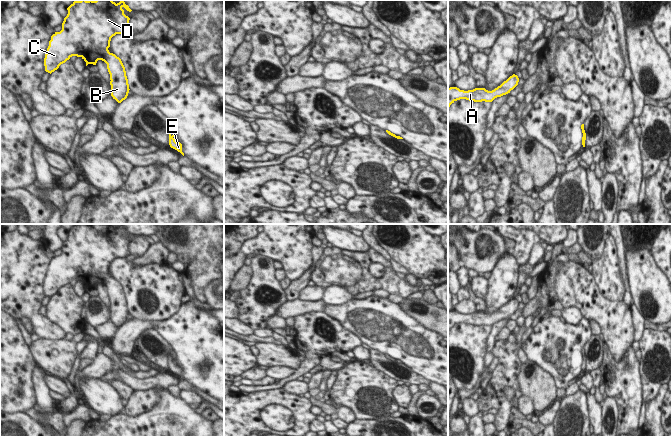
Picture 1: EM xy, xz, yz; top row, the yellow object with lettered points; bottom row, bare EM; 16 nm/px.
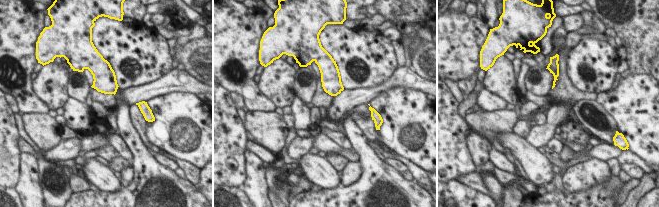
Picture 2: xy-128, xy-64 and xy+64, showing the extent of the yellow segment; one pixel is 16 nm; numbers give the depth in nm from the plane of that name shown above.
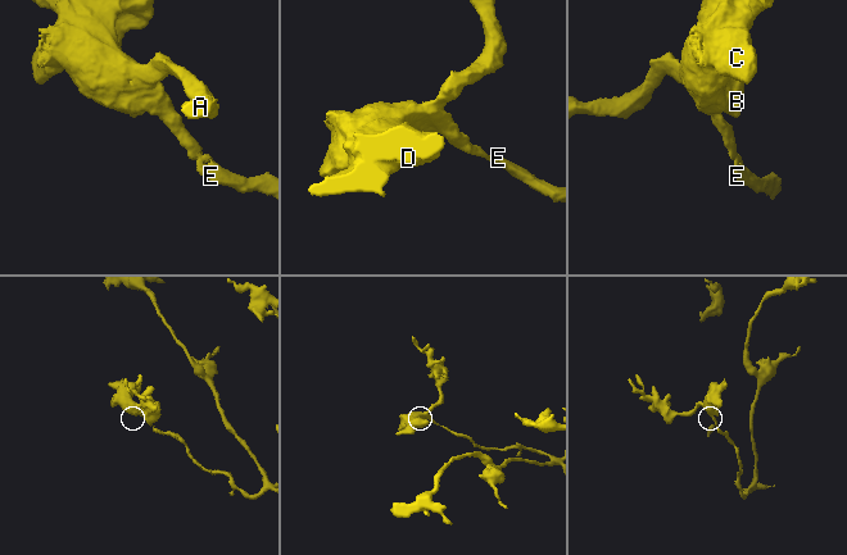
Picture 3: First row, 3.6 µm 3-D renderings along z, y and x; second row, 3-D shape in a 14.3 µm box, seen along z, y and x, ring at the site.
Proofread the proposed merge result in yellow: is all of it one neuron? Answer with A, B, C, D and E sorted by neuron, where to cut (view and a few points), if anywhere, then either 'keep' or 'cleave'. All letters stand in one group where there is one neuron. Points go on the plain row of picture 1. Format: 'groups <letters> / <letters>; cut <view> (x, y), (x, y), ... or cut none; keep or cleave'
groups A B C D E; cut none; keep

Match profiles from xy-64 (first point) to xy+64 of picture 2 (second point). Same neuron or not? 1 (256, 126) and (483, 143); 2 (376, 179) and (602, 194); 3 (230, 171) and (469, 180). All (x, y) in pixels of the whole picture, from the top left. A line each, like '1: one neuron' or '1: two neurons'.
1: two neurons
2: one neuron
3: two neurons

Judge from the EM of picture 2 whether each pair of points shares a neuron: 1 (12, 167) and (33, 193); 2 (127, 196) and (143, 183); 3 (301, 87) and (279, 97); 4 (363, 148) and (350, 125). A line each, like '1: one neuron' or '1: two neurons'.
1: two neurons
2: one neuron
3: two neurons
4: one neuron

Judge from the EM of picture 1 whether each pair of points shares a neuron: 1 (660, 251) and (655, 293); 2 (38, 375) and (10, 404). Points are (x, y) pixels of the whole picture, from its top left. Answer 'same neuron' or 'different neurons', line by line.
1: different neurons
2: different neurons

